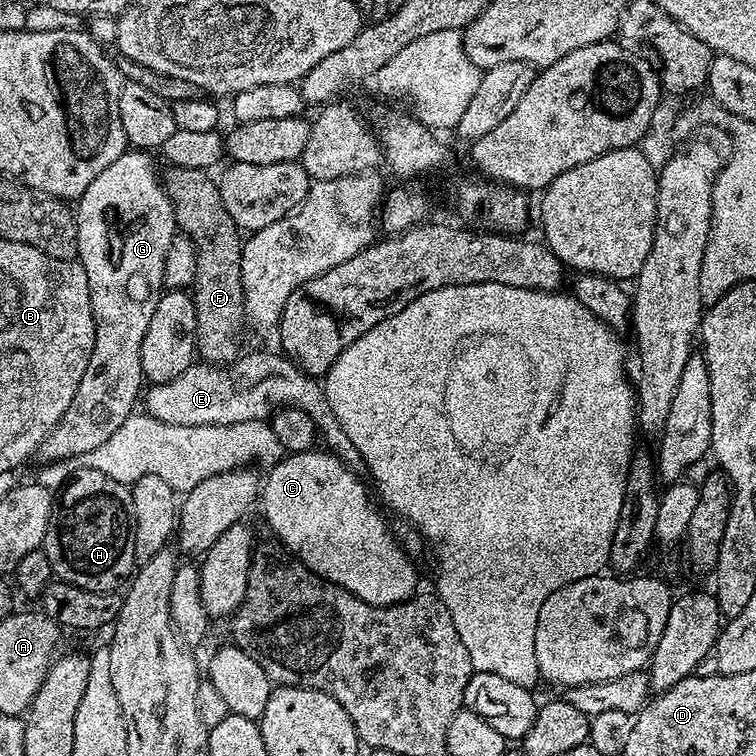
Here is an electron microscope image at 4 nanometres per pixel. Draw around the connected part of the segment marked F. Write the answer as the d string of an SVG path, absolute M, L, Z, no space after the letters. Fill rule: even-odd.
M169 167L167 174L163 175L162 183L167 190L168 197L171 200L171 204L174 206L175 220L177 227L192 240L195 246L196 258L195 258L195 276L192 279L190 285L190 295L195 303L196 312L196 349L197 355L205 362L214 366L223 366L225 364L232 363L239 359L240 350L238 350L238 338L236 334L239 332L243 324L246 324L246 310L244 304L244 287L242 286L242 274L241 274L241 250L243 248L242 234L233 218L230 217L229 211L226 210L225 203L222 202L222 196L217 181L208 172L200 170L191 170L186 167Z

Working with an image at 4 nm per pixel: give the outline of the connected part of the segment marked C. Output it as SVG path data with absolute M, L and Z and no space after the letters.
M313 450L285 455L271 465L267 472L262 480L264 516L269 526L276 531L275 539L297 560L302 561L311 572L317 572L323 580L342 586L350 594L362 598L362 602L370 602L379 608L389 608L391 604L401 604L403 600L412 599L417 591L413 557L401 548L390 524L388 528L387 522L380 517L376 509L377 501L369 485L355 472L351 472L348 465L332 452Z

